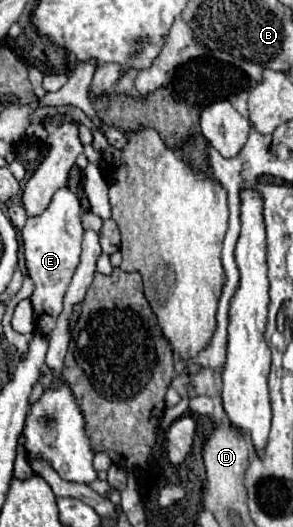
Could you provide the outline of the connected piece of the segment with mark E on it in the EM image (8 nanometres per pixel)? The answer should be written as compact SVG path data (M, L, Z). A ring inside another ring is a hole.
M67 187L59 189L53 195L49 207L41 215L27 219L25 227L21 229L21 237L25 247L27 275L35 285L31 295L31 305L35 313L35 331L43 337L49 337L57 317L63 311L63 297L69 287L69 281L79 265L81 237L83 237L79 199Z

